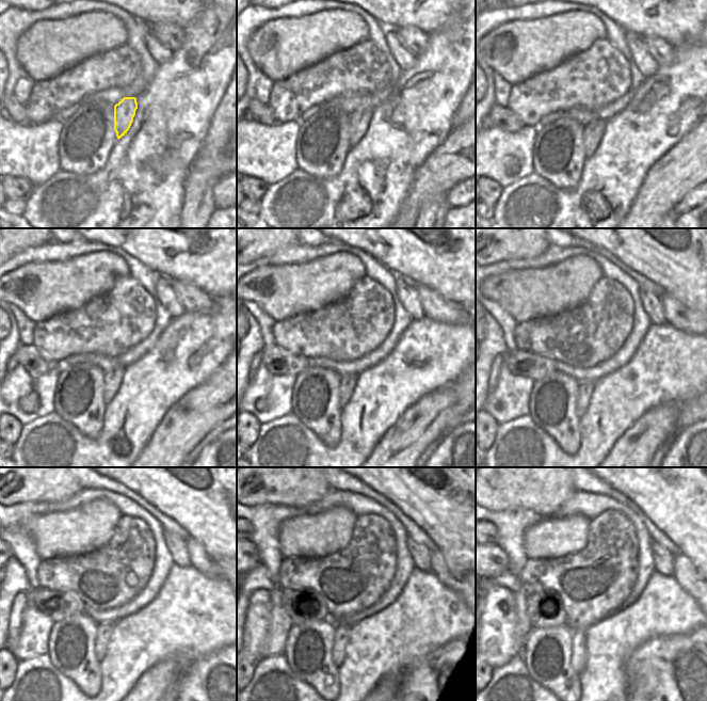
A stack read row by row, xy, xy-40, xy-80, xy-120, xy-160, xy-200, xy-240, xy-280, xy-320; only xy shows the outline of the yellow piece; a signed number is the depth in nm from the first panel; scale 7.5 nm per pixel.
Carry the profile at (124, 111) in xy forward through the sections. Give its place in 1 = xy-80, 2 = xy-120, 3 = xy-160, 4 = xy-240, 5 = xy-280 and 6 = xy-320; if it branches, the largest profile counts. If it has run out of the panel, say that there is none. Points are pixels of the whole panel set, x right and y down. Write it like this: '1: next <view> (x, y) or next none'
1: next xy-80 (593, 132)
2: next xy-120 (112, 379)
3: next xy-160 (348, 382)
4: next xy-240 (103, 631)
5: next xy-280 (341, 635)
6: next xy-320 (579, 657)

